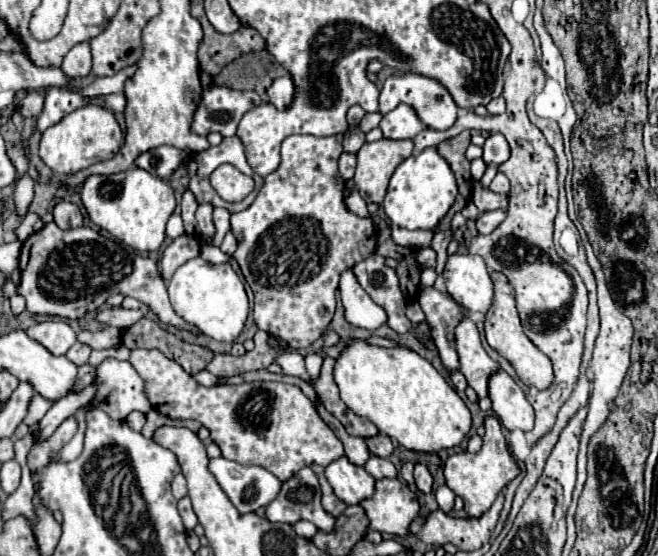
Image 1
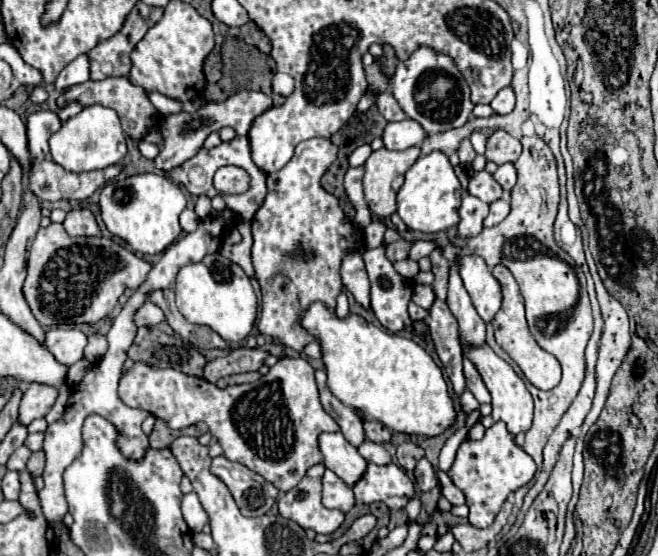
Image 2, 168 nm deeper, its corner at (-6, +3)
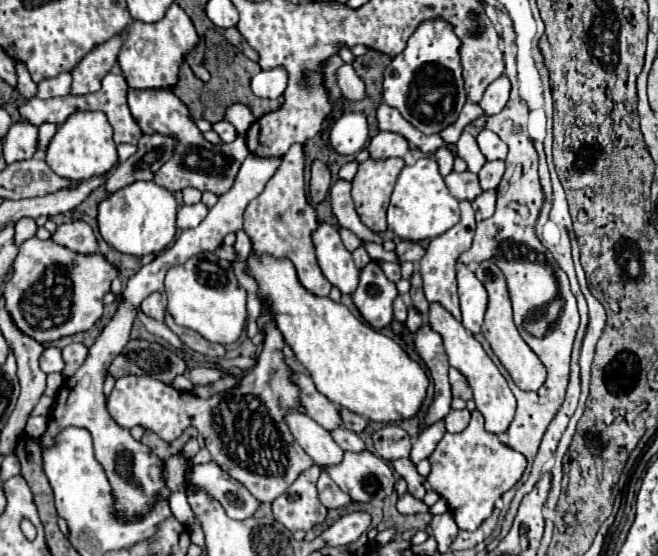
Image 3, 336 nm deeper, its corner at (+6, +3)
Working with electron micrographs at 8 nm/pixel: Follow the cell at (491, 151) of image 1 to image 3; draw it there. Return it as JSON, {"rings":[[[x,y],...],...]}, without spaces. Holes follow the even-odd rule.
{"rings":[[[482,130],[478,134],[478,146],[486,160],[504,160],[508,154],[508,144],[502,142],[500,136],[494,134],[492,130]]]}

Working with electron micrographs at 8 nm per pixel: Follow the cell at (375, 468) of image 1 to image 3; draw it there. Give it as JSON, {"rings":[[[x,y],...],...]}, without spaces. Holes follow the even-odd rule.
{"rings":[[[336,428],[336,430],[332,430],[330,434],[332,434],[332,438],[338,442],[338,446],[340,446],[342,450],[346,450],[346,452],[364,452],[364,450],[366,450],[366,446],[364,446],[364,442],[360,440],[360,436],[358,436],[356,432],[352,432],[352,430]]]}

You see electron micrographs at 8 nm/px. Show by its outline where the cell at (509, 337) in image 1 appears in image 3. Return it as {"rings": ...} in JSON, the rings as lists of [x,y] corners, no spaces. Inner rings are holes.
{"rings":[[[486,260],[476,268],[476,276],[488,290],[488,310],[486,310],[486,318],[482,324],[484,338],[488,340],[490,348],[494,350],[494,354],[498,356],[502,366],[508,370],[508,374],[512,376],[512,380],[518,388],[538,390],[546,380],[546,368],[540,362],[540,358],[532,352],[532,348],[522,340],[522,336],[520,336],[520,332],[512,320],[512,306],[510,306],[510,296],[508,296],[504,274],[500,272],[500,268],[494,262]]]}

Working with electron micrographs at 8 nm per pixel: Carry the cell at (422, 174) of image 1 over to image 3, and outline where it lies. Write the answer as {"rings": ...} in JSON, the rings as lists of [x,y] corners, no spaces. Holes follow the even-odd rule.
{"rings":[[[420,158],[416,164],[402,168],[388,206],[388,228],[398,238],[412,242],[436,238],[450,230],[458,222],[458,216],[458,200],[448,192],[434,158]]]}

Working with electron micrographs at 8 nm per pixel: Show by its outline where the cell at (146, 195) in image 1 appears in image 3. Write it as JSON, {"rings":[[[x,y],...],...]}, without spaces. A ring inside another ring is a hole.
{"rings":[[[132,182],[98,204],[98,228],[102,238],[118,252],[146,256],[164,250],[176,234],[176,198],[156,182]]]}

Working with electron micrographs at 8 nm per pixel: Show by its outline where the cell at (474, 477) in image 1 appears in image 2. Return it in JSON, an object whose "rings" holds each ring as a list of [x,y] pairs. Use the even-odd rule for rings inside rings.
{"rings":[[[494,422],[482,440],[464,440],[456,452],[456,460],[448,470],[450,480],[466,496],[466,506],[470,508],[470,524],[476,528],[488,528],[496,514],[500,512],[504,500],[510,492],[516,492],[528,484],[536,474],[536,464],[520,446],[516,446],[514,436],[506,430],[504,422]]]}

